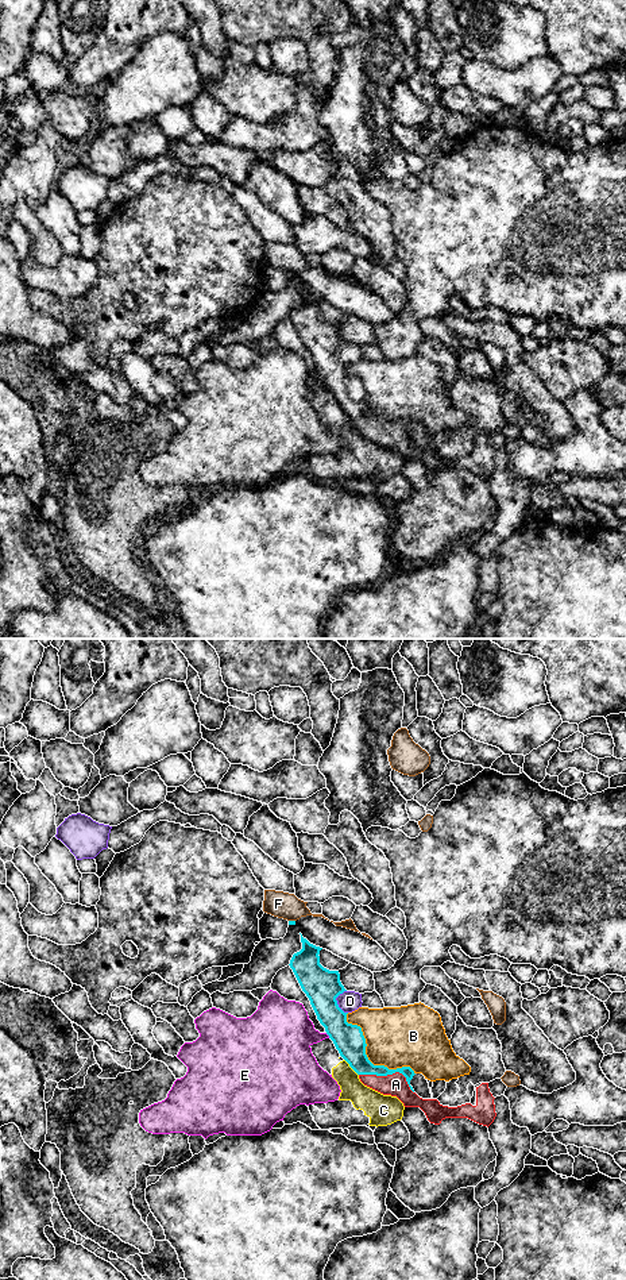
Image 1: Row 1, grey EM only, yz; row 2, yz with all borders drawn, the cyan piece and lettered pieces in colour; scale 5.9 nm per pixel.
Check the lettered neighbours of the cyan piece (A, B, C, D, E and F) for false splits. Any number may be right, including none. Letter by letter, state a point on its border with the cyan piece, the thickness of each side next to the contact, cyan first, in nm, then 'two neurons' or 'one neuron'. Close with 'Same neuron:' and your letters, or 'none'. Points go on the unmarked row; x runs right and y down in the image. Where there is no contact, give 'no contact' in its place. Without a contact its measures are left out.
A: yz (390, 425) | 140/140 nm | one neuron
B: yz (367, 409) | 180/360 nm | two neurons
C: yz (350, 417) | 180/140 nm | two neurons
D: yz (336, 354) | 220/130 nm | two neurons
E: yz (328, 386) | 180/320 nm | two neurons
F: yz (292, 273) | 30/160 nm | two neurons
Same neuron: A

